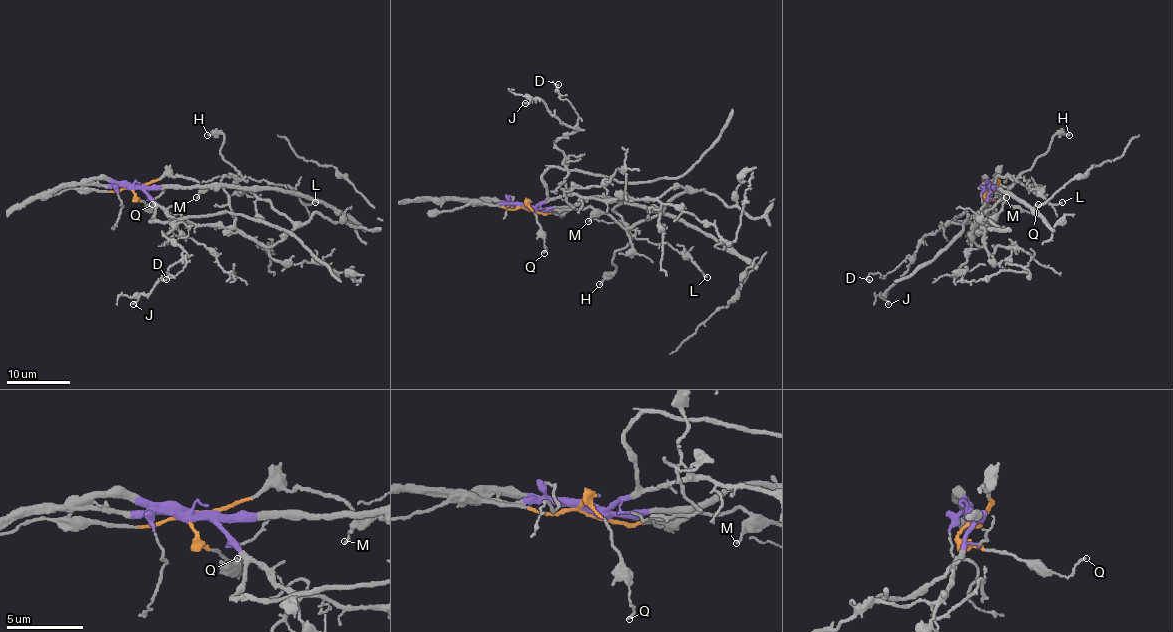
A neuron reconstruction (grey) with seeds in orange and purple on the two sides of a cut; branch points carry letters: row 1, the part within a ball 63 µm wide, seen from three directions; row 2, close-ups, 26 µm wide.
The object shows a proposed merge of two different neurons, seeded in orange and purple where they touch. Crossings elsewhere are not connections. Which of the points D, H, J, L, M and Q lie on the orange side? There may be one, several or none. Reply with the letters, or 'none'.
H, M, Q

